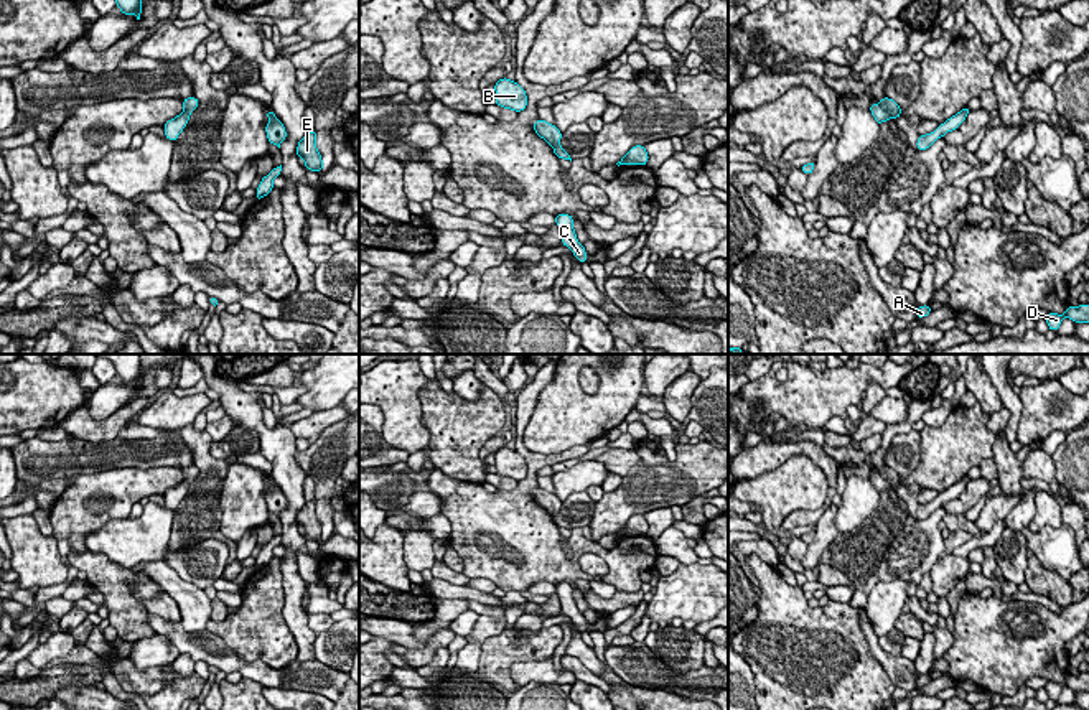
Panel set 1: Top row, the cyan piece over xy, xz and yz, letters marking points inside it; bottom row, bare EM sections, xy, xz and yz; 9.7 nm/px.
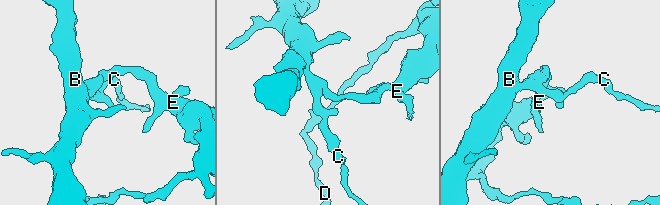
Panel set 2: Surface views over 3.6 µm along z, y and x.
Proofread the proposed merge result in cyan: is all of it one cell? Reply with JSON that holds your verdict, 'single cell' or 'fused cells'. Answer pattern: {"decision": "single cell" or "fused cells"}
{"decision": "fused cells"}

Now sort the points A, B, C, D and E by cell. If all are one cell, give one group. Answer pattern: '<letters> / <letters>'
A D E / B C

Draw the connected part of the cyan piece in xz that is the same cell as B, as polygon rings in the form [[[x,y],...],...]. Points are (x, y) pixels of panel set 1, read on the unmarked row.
[[[502,446],[494,453],[494,460],[496,474],[512,478],[517,483],[527,476],[526,460],[516,450]]]

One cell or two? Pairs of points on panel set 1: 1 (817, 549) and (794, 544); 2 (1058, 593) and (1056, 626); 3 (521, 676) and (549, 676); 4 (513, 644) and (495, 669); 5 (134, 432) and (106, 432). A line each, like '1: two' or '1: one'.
1: two
2: two
3: one
4: one
5: two

